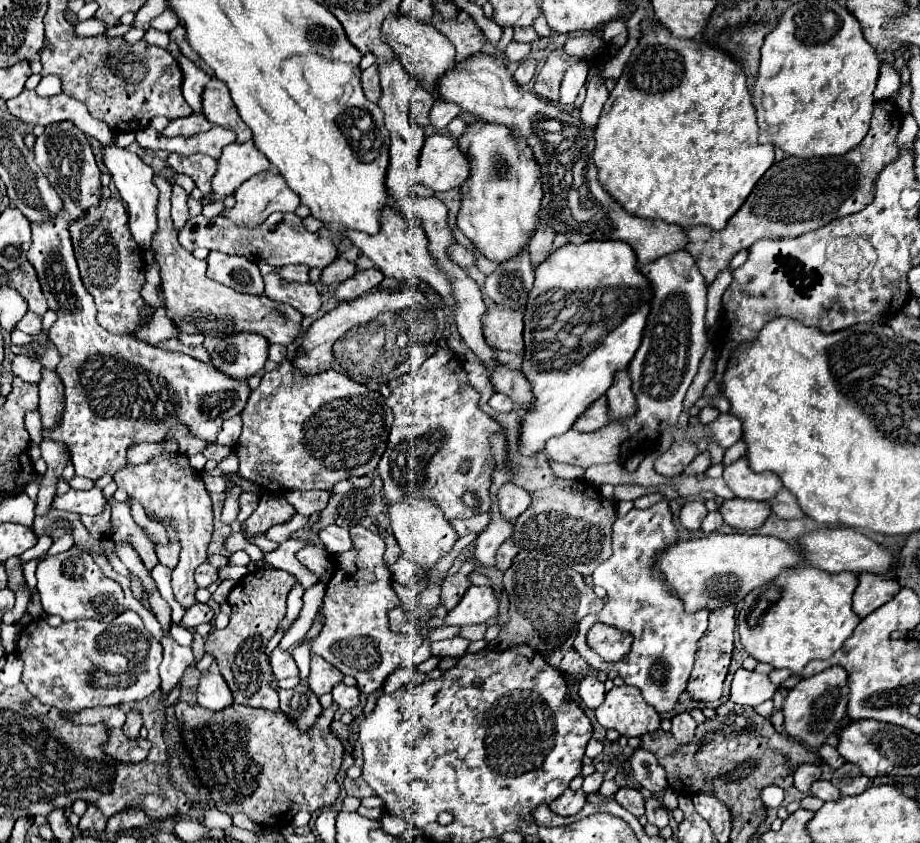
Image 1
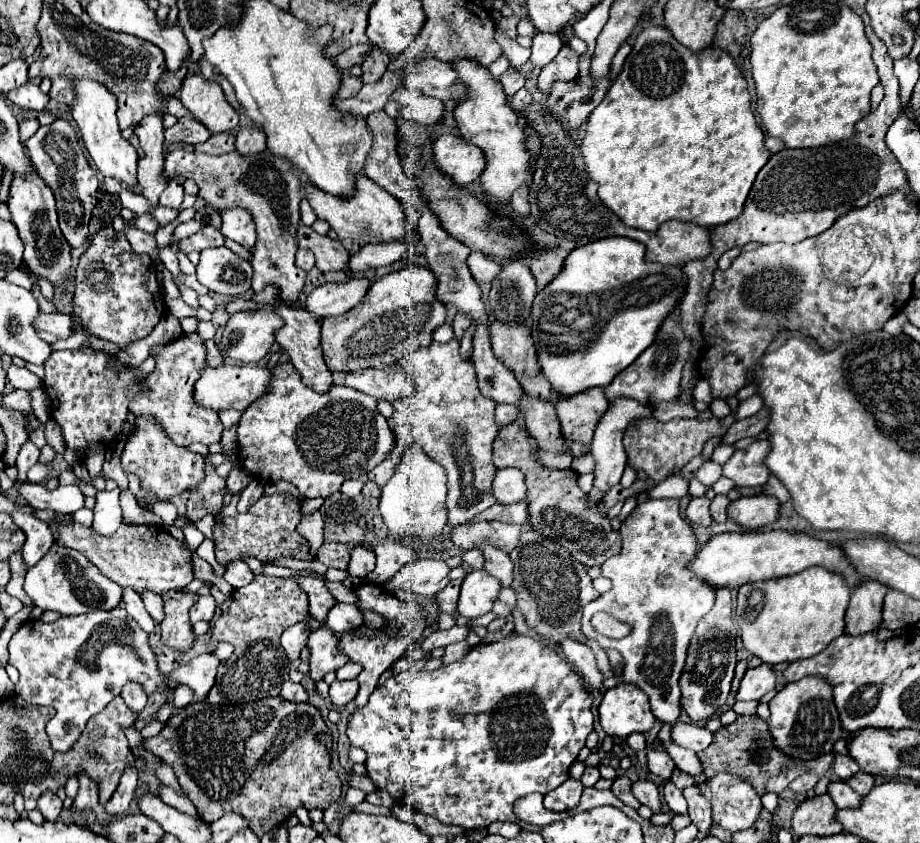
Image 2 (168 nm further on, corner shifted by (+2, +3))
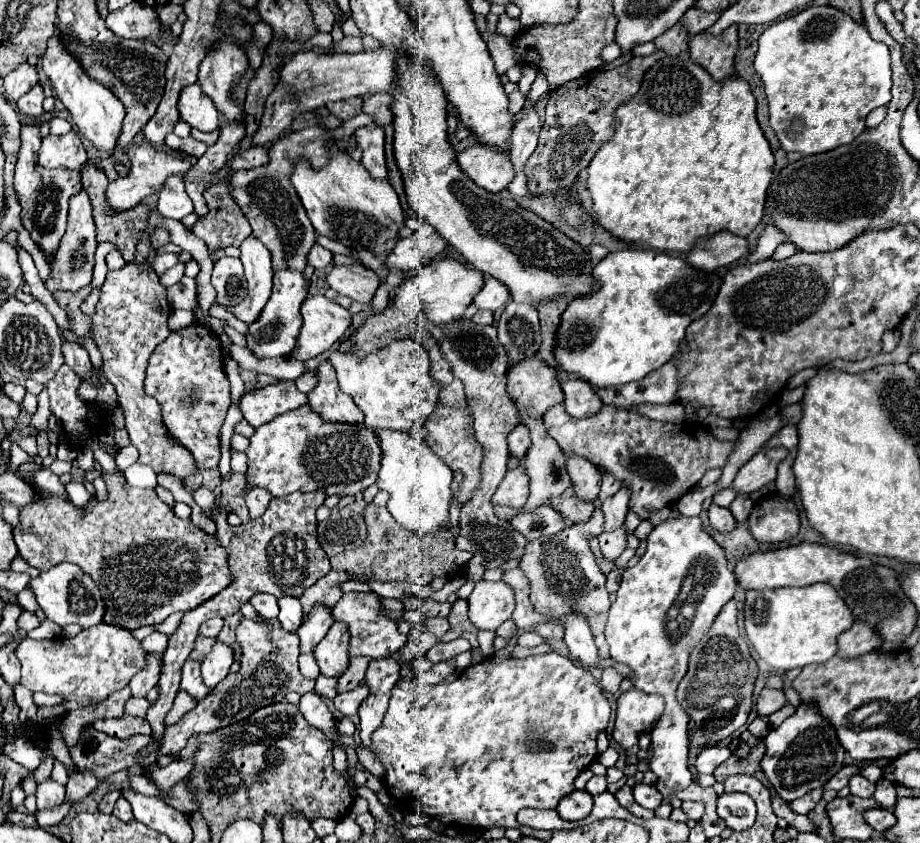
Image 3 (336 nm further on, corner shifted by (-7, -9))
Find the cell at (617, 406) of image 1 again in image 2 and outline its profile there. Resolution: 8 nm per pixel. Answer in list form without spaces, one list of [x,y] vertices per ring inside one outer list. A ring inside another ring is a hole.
[[[618,398],[614,402],[610,402],[610,408],[606,410],[606,414],[602,416],[602,420],[596,426],[594,432],[594,440],[592,440],[592,450],[590,454],[594,456],[596,468],[594,468],[594,488],[598,488],[602,494],[606,494],[612,486],[616,486],[622,478],[622,472],[626,468],[626,456],[624,456],[624,446],[622,446],[622,436],[624,430],[630,422],[640,420],[640,418],[650,418],[652,410],[646,408],[644,404],[630,400],[630,398]]]

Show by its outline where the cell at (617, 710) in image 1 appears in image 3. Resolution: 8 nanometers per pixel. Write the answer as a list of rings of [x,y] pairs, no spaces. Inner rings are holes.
[[[639,690],[623,692],[617,698],[617,720],[613,740],[623,748],[633,748],[639,734],[649,734],[663,710],[661,696],[645,694]]]

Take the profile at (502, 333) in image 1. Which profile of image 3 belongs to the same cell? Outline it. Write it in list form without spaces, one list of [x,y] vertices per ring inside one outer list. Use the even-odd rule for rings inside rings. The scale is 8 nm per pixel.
[[[535,356],[511,364],[507,370],[507,392],[517,406],[531,408],[533,414],[543,414],[549,406],[563,402],[563,390],[557,370]]]

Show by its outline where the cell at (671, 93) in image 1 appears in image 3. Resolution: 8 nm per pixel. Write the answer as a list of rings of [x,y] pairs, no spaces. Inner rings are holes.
[[[663,56],[645,72],[639,92],[615,110],[613,136],[593,156],[593,160],[589,164],[587,188],[593,198],[593,214],[599,216],[601,226],[605,230],[609,230],[613,236],[627,240],[627,242],[645,242],[651,248],[663,250],[663,252],[687,252],[695,244],[695,240],[709,238],[721,230],[727,230],[737,236],[747,236],[761,222],[765,192],[767,192],[767,186],[771,184],[773,166],[775,166],[773,152],[771,152],[769,142],[765,140],[765,136],[757,124],[757,118],[755,118],[755,98],[751,94],[751,86],[739,76],[729,76],[729,78],[717,82],[705,72],[705,68],[697,66],[687,56]]]

